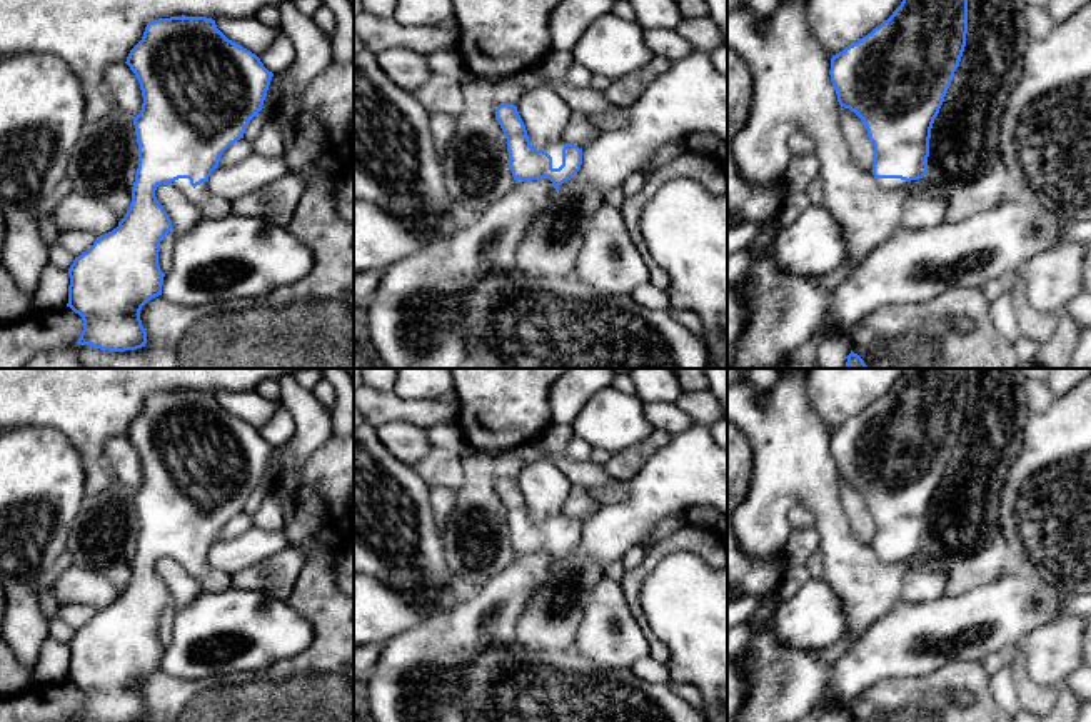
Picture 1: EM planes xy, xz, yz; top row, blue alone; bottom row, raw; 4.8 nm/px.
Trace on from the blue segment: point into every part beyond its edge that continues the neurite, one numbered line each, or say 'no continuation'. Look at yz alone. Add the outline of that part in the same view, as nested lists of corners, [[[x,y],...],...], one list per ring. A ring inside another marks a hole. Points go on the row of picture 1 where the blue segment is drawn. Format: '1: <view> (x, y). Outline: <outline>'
1: yz (889, 184). Outline: [[[876,178],[881,188],[894,190],[902,188],[907,182],[901,178]]]

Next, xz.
1: xz (554, 150). Outline: [[[556,142],[547,147],[544,147],[544,152],[547,152],[552,157],[552,168],[559,168],[562,165],[562,148],[566,142]]]

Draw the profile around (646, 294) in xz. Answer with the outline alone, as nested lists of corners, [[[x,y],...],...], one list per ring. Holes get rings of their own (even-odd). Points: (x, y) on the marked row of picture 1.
[[[649,280],[632,290],[632,298],[649,308],[669,308],[667,290],[652,285]]]

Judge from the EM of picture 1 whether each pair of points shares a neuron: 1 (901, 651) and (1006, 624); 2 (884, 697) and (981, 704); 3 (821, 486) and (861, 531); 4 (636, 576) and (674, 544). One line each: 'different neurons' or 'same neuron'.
1: same neuron
2: same neuron
3: different neurons
4: same neuron

